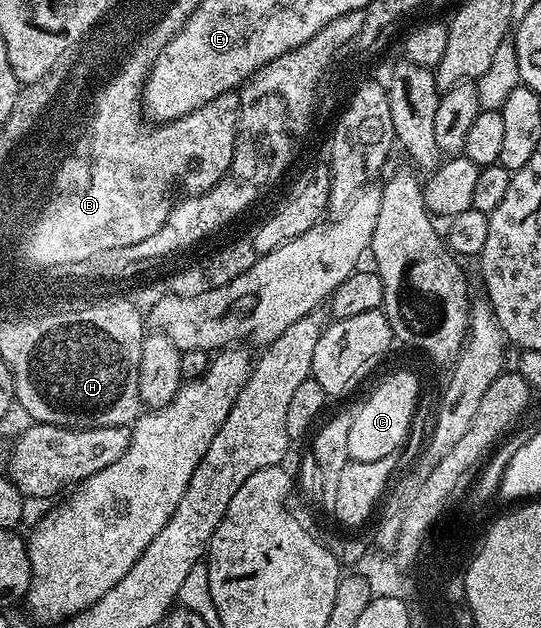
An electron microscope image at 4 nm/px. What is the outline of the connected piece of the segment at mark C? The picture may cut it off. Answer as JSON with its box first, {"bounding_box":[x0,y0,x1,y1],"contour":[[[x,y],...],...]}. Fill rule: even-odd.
{"bounding_box":[347,370,421,460],"contour":[[[409,370],[389,374],[369,394],[369,399],[355,410],[351,432],[347,435],[347,452],[355,460],[383,460],[383,456],[396,453],[410,436],[413,416],[419,410],[417,393],[421,386]]]}

